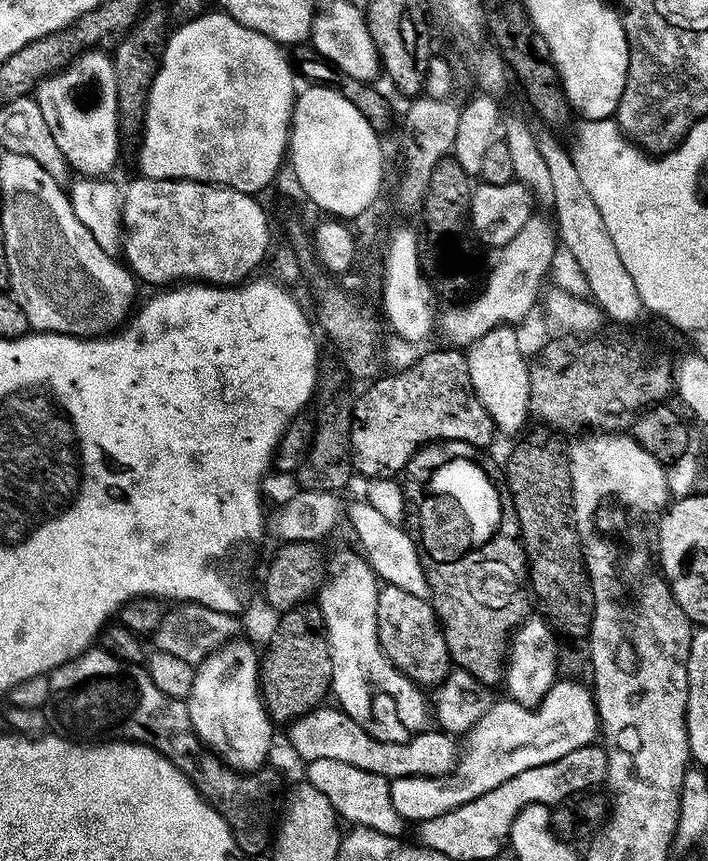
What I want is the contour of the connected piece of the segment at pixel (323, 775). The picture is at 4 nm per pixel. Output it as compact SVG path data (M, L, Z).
M334 758L309 760L306 768L306 780L330 800L341 821L349 820L349 825L373 828L387 836L401 835L400 831L406 826L406 820L400 816L398 810L394 810L394 802L390 798L389 777L359 769L350 762L334 762Z

